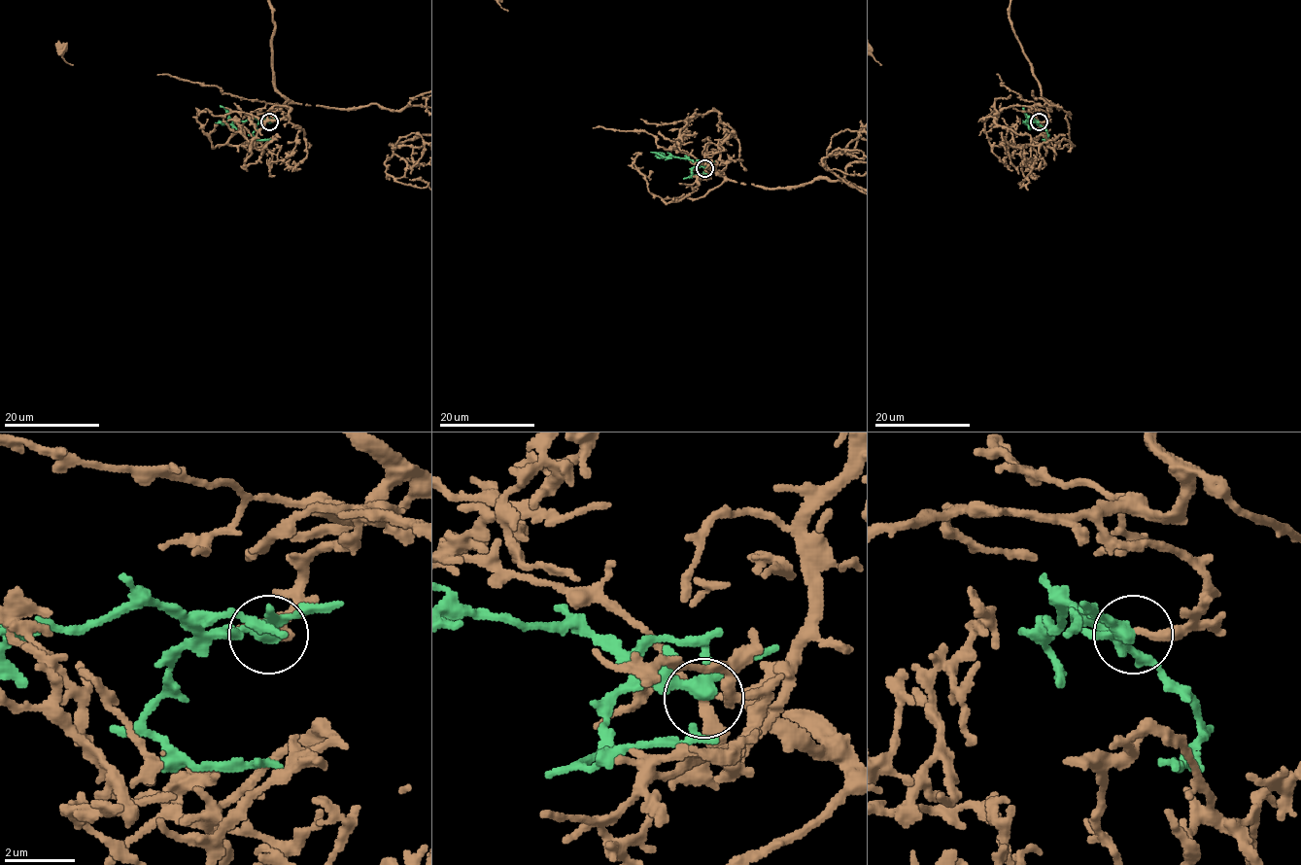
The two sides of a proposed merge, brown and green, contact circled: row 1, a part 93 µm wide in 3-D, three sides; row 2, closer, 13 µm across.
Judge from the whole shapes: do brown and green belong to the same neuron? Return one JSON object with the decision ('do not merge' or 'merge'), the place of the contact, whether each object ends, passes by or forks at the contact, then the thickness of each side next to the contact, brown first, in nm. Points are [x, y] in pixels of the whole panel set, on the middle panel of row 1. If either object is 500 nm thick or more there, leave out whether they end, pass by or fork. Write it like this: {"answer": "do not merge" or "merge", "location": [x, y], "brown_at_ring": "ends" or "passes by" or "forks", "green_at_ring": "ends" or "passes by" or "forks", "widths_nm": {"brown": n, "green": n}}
{"answer": "merge", "location": [704, 168], "brown_at_ring": "ends", "green_at_ring": "forks", "widths_nm": {"brown": 280, "green": 280}}

